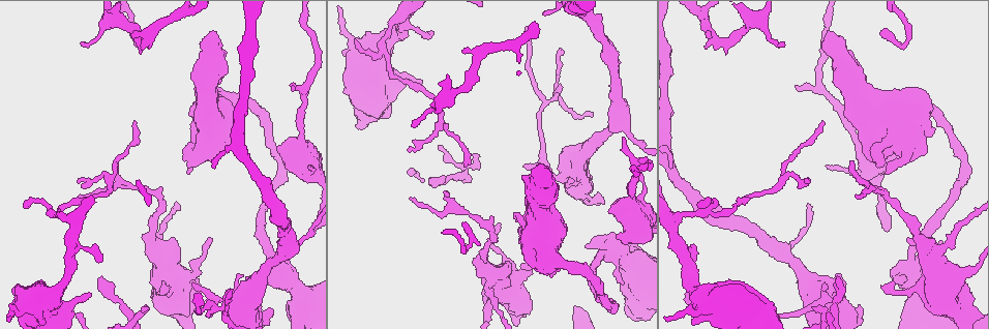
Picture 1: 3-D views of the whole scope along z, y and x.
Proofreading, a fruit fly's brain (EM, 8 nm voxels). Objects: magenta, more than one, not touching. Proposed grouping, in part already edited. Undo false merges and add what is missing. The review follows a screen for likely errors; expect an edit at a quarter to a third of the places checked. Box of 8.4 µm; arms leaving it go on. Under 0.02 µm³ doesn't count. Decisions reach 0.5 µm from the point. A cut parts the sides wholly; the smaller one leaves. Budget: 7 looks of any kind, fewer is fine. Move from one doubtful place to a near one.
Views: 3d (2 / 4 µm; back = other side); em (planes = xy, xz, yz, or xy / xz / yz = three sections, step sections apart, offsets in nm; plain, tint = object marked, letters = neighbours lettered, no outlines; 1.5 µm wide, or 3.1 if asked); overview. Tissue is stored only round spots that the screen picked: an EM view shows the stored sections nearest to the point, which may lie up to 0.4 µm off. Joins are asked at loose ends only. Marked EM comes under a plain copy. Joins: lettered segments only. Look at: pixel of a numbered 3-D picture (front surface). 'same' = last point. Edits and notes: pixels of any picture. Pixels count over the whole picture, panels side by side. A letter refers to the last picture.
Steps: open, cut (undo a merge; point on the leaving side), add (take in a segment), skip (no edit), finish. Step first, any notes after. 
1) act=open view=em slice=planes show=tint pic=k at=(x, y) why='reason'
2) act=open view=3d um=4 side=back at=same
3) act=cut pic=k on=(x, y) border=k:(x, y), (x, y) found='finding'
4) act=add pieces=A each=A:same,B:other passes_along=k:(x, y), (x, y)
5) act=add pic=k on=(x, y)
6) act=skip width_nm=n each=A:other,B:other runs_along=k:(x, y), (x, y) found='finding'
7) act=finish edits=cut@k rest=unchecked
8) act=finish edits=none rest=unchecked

act=open view=3d um=2 pic=1 at=(942, 242) why='an open end'

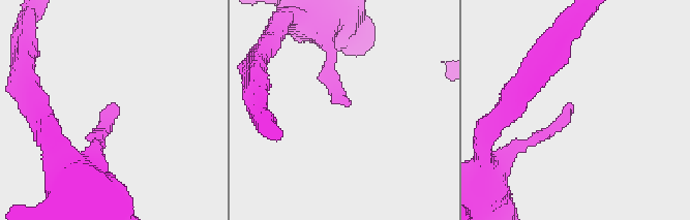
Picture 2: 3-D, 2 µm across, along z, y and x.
act=open view=em slice=xy step=4 show=letters pic=2 at=(570, 105)

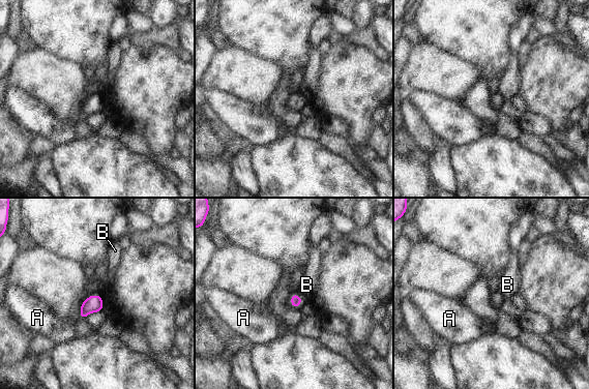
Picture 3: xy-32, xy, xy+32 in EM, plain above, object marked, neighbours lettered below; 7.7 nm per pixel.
act=skip each=A:other,B:other border=3:(296, 294), (302, 299) found='none of them fits'

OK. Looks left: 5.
act=open view=3d um=4 side=back pic=1 at=(293, 85) why='tapers out'

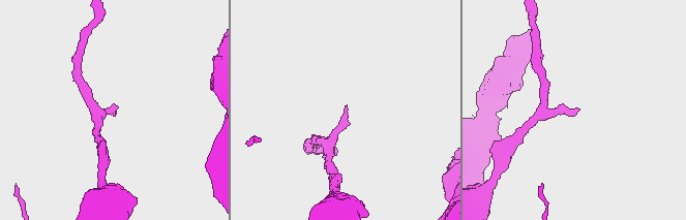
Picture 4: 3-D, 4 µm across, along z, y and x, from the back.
act=open view=em slice=yz step=4 show=letters pic=4 at=(115, 109) why='need the tissue'

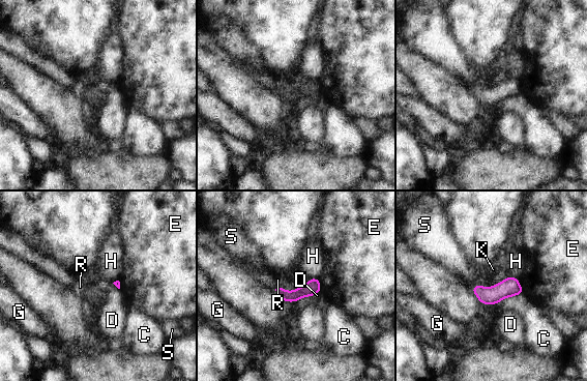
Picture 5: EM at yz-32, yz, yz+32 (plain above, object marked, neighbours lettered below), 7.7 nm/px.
act=skip each=C:other,D:other,E:other,G:other,H:other,K:other,R:other,S:other found='no lettered segment goes on from it'

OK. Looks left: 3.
act=open view=3d um=4 pic=1 at=(229, 291) why='thin end'

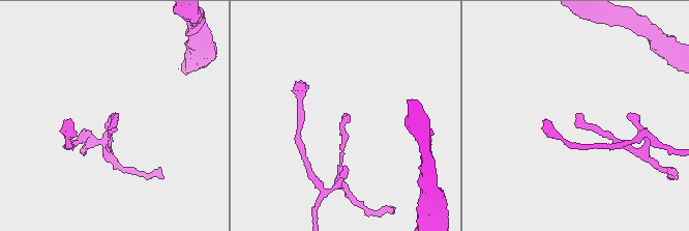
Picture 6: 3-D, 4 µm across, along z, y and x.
act=open view=em slice=yz step=4 show=letters pic=6 at=(347, 116)

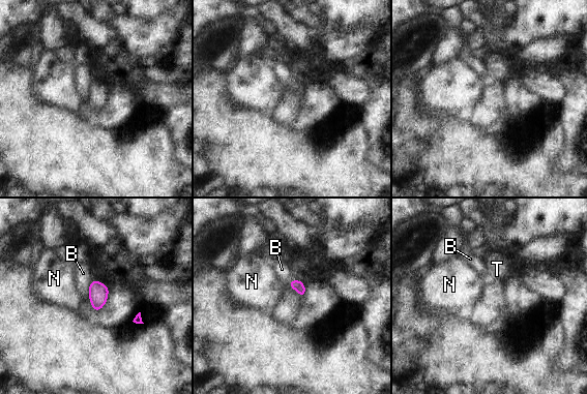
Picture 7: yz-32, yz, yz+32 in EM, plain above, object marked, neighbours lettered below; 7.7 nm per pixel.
act=skip each=B:other,N:other,T:other border=7:(92, 280), (87, 296) found='none of them fits'

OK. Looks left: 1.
act=finish edits=none rest=unchecked

